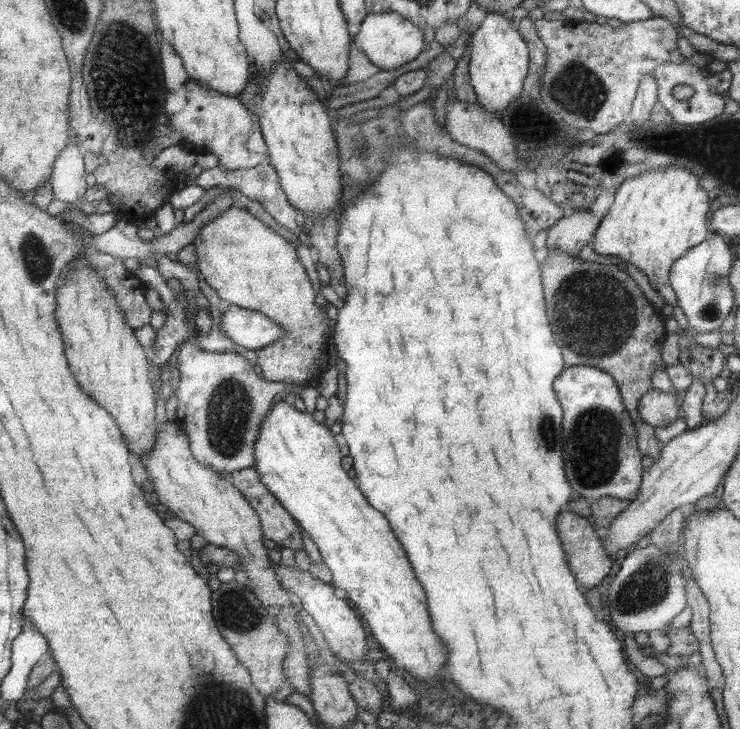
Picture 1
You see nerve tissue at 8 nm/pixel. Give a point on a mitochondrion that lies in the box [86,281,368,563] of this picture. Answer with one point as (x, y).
(228, 411)

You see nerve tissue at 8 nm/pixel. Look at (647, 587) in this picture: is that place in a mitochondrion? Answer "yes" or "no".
yes

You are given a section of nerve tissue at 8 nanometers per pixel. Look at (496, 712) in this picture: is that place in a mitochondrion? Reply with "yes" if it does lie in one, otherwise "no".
no

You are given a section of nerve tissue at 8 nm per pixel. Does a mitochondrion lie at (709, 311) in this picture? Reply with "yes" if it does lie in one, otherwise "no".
yes

